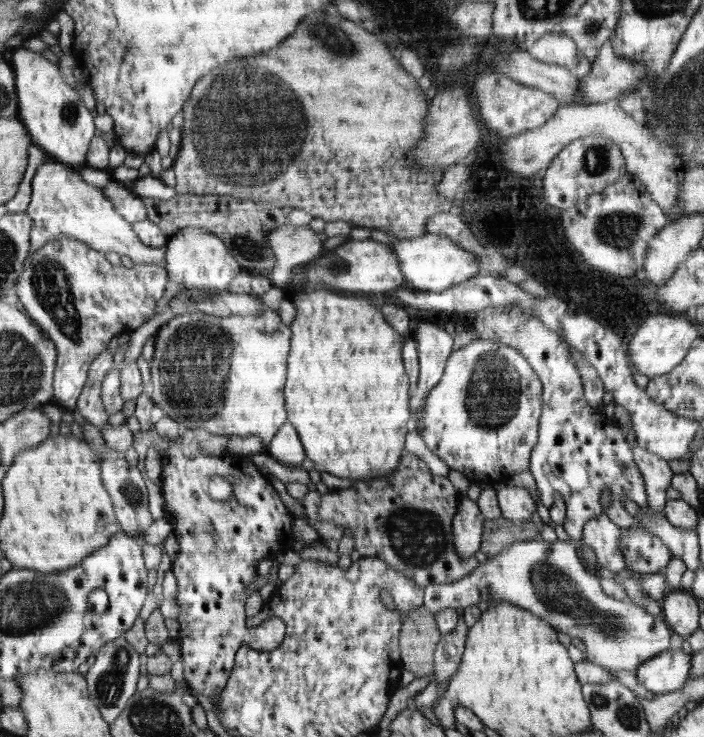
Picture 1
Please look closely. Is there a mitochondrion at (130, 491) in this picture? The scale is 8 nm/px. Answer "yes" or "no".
yes

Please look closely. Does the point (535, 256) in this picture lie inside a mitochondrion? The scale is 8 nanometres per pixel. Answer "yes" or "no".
no

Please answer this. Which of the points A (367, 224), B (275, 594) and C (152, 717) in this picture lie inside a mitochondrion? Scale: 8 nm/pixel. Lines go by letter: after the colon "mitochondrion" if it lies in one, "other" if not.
A: other
B: other
C: mitochondrion

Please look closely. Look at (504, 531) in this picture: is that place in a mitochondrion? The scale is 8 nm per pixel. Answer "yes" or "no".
no

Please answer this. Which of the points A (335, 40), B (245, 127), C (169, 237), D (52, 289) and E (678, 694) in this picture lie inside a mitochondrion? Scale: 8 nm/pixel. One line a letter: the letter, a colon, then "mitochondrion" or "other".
A: mitochondrion
B: mitochondrion
C: other
D: mitochondrion
E: other

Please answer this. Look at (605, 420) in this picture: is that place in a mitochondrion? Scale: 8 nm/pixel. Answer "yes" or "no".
no

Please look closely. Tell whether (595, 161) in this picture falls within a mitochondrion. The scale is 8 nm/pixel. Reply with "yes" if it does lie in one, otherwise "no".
yes

